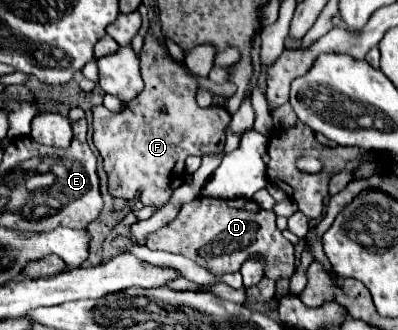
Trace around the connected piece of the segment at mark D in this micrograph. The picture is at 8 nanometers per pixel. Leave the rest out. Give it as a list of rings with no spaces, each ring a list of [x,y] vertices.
[[[197,197],[181,207],[179,215],[157,233],[149,235],[147,247],[155,251],[169,251],[189,257],[211,275],[221,277],[225,273],[239,271],[245,257],[261,253],[267,259],[265,277],[279,281],[293,277],[295,273],[295,247],[275,227],[275,213],[261,209],[253,199],[215,199]]]

